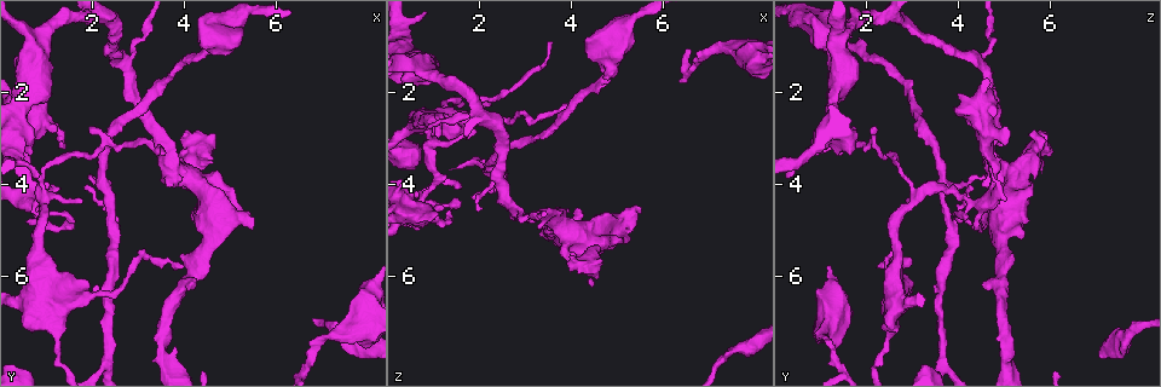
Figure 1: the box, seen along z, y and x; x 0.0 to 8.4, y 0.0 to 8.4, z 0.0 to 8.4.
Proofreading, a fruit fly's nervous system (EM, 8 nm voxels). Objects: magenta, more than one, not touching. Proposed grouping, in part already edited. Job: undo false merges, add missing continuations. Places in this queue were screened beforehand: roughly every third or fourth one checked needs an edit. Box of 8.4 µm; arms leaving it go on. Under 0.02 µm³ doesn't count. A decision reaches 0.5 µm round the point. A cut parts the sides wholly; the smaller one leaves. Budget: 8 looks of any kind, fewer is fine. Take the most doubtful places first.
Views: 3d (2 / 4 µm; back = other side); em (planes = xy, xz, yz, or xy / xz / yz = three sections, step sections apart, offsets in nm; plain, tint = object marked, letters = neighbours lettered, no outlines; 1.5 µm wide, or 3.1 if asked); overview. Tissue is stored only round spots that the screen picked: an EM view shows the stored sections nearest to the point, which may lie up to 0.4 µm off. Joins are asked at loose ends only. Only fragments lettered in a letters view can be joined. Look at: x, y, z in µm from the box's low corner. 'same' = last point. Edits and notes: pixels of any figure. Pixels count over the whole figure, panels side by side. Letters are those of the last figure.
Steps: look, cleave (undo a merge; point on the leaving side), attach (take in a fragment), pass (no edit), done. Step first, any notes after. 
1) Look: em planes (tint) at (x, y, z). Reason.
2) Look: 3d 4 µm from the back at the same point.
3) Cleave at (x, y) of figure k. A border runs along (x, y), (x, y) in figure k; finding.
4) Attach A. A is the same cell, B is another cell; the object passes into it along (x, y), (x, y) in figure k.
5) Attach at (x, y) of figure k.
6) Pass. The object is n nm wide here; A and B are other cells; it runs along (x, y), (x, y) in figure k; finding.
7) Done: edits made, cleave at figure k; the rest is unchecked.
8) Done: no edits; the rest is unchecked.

Look: 3d 4 µm at (5.50, 5.00, 4.55). Free end.

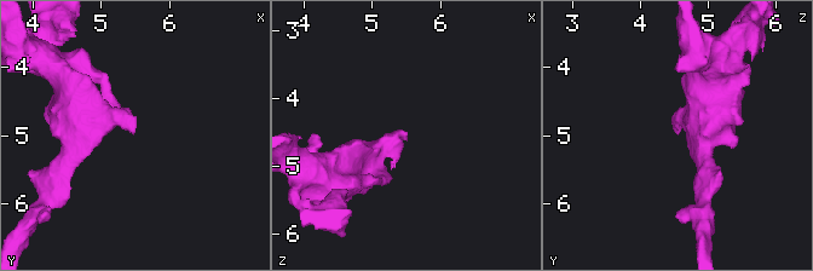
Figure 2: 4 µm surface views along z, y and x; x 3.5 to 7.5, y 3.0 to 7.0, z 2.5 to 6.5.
Look: em planes (letters) at (5.45, 4.95, 4.55). Shape alone is not enough.

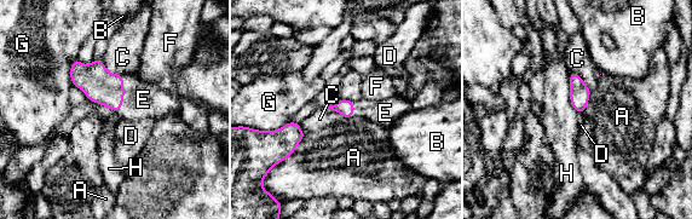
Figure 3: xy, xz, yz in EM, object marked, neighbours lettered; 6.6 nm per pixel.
Attach E. The longest contact is with H, 300 nm; E is the same cell, A, B, C, D, F, G and H are other cells; the object passes into it along (105, 88), (124, 94), (143, 99) in figure 3; the neuron continues.

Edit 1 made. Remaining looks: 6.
Look: 3d 2 µm at (1.60, 5.00, 4.35). Tapers out.

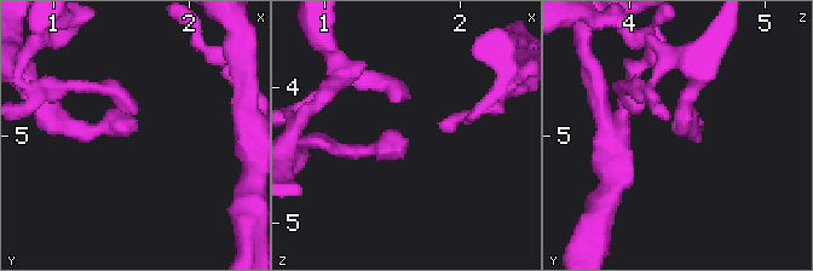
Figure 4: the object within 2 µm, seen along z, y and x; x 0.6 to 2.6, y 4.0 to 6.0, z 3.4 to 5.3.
Look: em planes (letters) at (1.60, 4.98, 4.38).

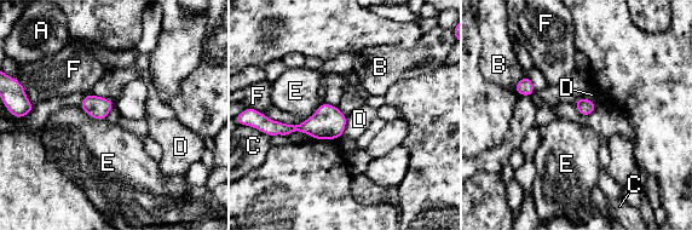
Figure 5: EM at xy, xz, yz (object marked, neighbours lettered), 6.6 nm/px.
Pass. The object is 110 nm wide here; A, B, C, D, E and F are other cells; a border runs along (347, 116), (342, 133) in figure 5; none of them fits.

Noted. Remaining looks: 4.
Look: em xy step 8 (tint) at (7.45, 7.30, 7.65). Calibre changes.

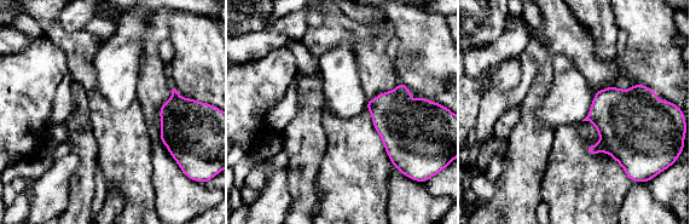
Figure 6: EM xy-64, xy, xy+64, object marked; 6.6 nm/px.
Look: em planes (tint) at the same point.

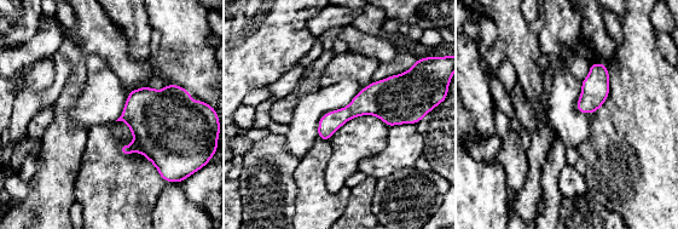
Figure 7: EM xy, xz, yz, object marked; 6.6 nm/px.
Look: em planes (letters) at the same point. See the neighbours.

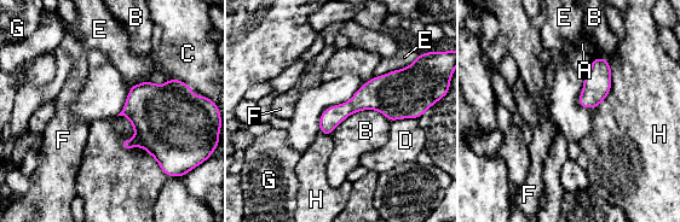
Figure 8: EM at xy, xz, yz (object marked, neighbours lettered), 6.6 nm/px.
Pass. The object is 130 nm wide here; A, B, C, D, E, F, G and H are other cells; a border runs along (390, 121), (358, 110), (330, 134) in figure 8; continuous, no second neuron.

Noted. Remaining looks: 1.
Done: edits made, attach at figure 3; the rest is unchecked.

